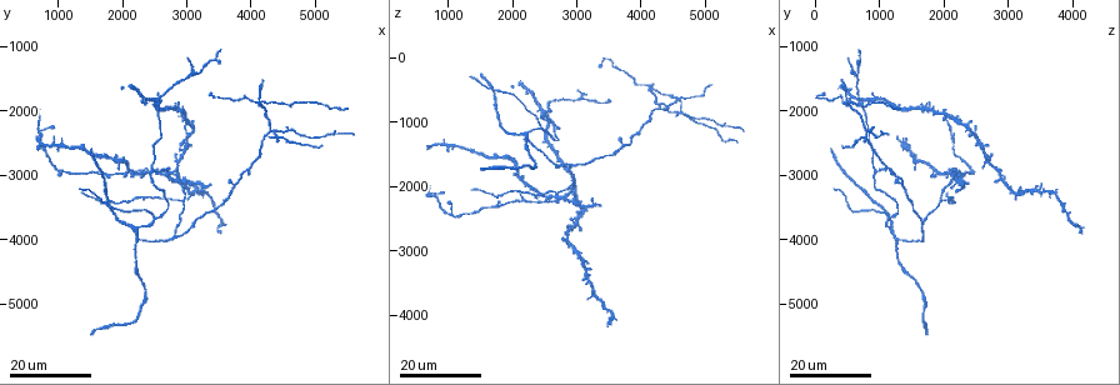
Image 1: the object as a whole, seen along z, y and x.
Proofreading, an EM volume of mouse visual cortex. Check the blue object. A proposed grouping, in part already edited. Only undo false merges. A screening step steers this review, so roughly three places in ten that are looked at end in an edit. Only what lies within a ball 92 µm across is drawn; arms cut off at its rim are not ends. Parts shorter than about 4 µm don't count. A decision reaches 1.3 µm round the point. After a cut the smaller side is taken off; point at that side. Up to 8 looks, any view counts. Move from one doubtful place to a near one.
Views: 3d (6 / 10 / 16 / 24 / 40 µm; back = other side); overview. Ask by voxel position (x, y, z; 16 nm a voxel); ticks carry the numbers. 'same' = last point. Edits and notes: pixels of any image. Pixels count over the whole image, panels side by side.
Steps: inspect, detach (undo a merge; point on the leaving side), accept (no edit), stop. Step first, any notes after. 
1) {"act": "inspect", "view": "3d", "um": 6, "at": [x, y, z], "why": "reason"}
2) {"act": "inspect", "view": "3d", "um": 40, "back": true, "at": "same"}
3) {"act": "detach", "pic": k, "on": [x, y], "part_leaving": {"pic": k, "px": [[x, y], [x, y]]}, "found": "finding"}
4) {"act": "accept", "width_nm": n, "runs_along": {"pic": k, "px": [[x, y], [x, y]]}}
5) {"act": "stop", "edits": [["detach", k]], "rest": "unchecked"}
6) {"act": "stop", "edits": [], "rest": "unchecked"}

{"act": "inspect", "view": "3d", "um": 24, "at": [3100, 1450, 650], "why": "four arms meet"}

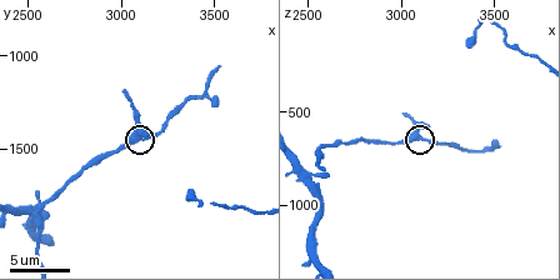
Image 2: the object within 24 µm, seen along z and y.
{"act": "inspect", "view": "3d", "um": 6, "at": [3080, 1420, 620], "why": "zoom in"}

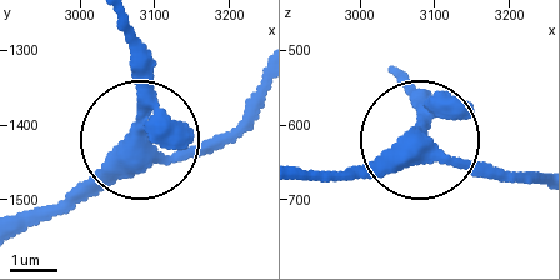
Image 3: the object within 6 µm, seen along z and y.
{"act": "accept", "arms": 4, "runs_along": {"pic": 3, "px": [[28, 230], [131, 138], [135, 34]]}, "found": "continuous, no second neuron"}

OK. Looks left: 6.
{"act": "inspect", "view": "3d", "um": 24, "at": [4350, 2300, 850], "why": "four-way junction"}

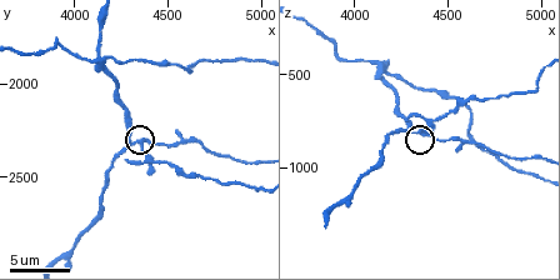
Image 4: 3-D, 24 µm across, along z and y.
{"act": "inspect", "view": "3d", "um": 6, "at": [4320, 2300, 800]}

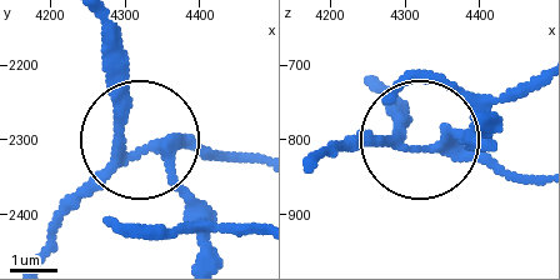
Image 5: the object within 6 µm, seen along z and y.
{"act": "detach", "pic": 5, "on": [191, 146], "arms": 4, "found": "a second neuron is stuck on"}

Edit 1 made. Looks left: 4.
{"act": "inspect", "view": "3d", "um": 10, "at": [4180, 1860, 480], "why": "four or more arms meet"}

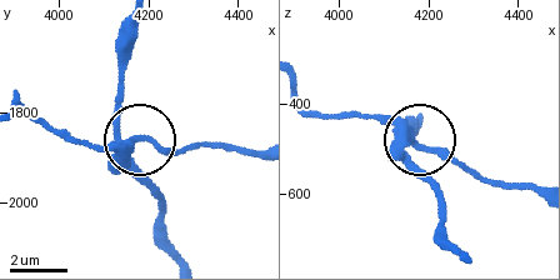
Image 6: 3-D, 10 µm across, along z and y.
{"act": "inspect", "view": "3d", "um": 10, "back": true, "at": [4165, 1865, 485], "why": "other side"}

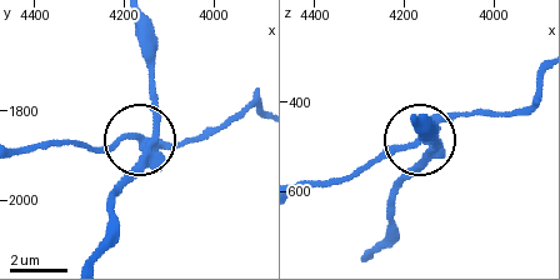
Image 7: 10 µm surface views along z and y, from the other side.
{"act": "detach", "pic": 7, "on": [171, 149], "arms": 4, "part_leaving": {"pic": 7, "px": [[153, 154], [126, 140], [26, 148]]}, "found": "two neurons meet here"}

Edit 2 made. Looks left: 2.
{"act": "stop", "edits": [["detach", 5], ["detach", 7]], "rest": "unchecked"}

